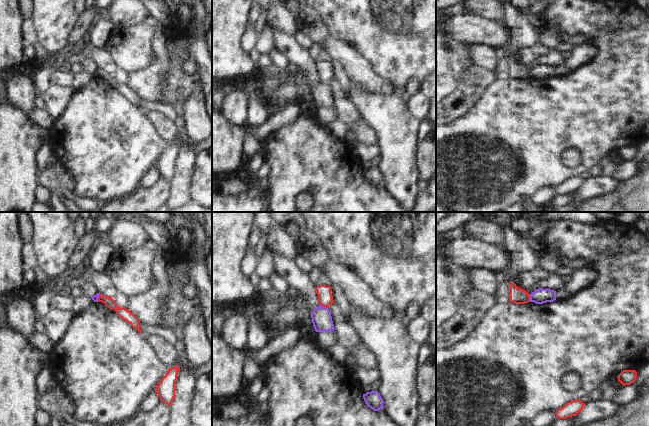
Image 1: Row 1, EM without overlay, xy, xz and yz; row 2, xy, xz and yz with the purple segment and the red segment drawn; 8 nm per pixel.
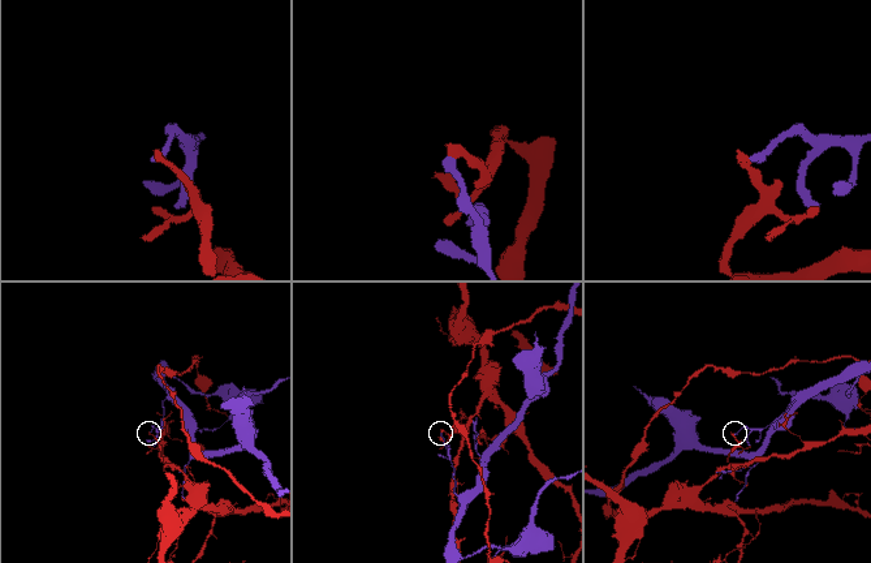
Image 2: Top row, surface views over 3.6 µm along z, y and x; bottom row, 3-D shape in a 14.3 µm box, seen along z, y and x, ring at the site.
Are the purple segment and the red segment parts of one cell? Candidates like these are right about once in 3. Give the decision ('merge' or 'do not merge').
do not merge

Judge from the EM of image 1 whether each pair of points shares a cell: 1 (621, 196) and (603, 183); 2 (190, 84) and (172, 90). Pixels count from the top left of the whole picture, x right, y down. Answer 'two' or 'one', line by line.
1: two
2: one

